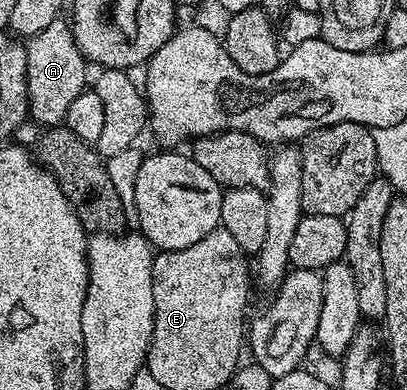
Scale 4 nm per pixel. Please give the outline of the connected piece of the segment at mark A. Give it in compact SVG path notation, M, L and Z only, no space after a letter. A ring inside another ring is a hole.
M57 18L40 33L31 36L26 47L28 49L28 116L40 126L63 125L71 103L84 93L90 80L89 65L74 42L71 23L67 19Z

